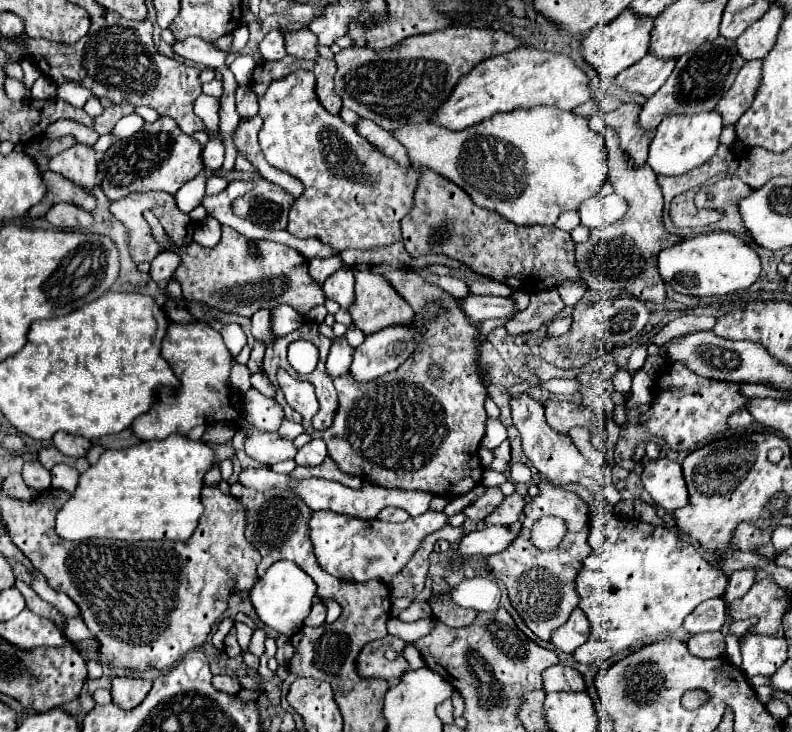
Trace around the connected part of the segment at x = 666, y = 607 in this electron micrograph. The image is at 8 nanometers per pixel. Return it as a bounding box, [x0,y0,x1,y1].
[572,513,728,663]

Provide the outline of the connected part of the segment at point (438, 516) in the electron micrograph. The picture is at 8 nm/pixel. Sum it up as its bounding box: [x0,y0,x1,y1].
[310,511,448,583]

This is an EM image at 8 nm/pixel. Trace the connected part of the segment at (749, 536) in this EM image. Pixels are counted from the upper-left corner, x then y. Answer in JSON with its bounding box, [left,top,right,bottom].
[732,523,773,553]

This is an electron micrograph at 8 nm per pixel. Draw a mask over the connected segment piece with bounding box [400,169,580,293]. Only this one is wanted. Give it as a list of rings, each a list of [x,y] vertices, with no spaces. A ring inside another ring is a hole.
[[[422,169],[414,207],[400,223],[402,243],[412,257],[428,253],[446,255],[472,267],[478,275],[526,293],[554,289],[568,279],[580,281],[570,233],[560,231],[554,225],[514,225],[508,219],[474,205],[458,185],[430,169]]]

